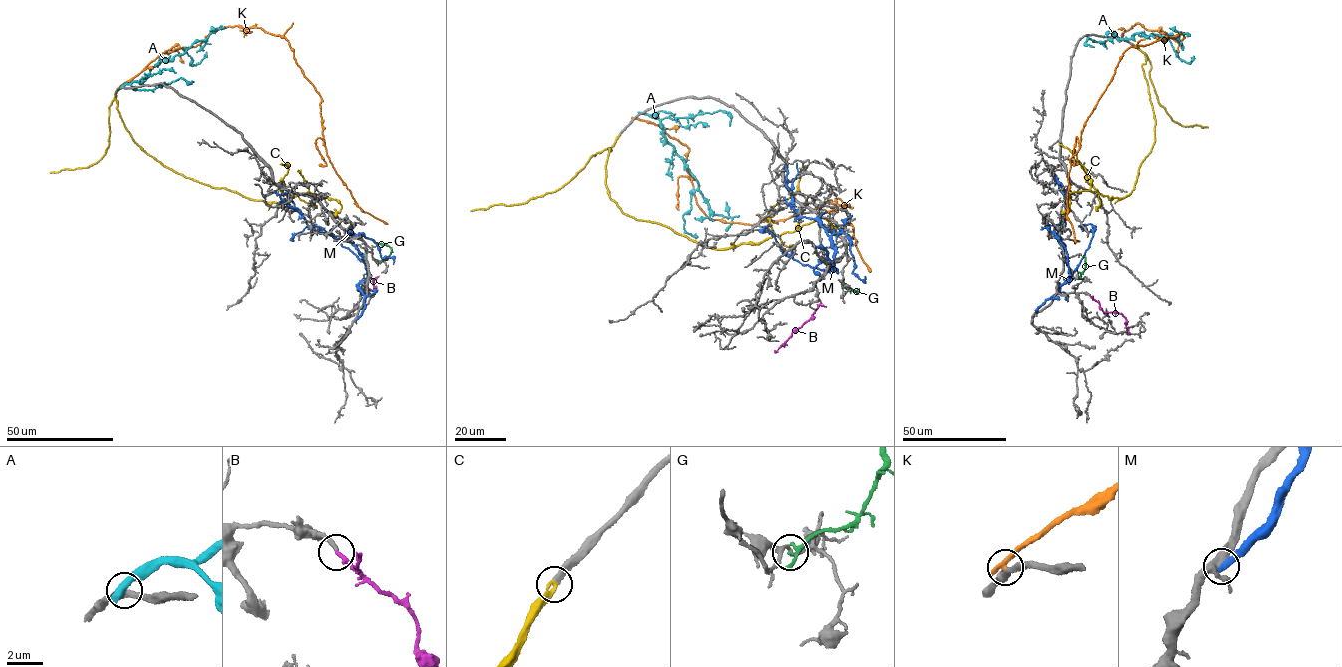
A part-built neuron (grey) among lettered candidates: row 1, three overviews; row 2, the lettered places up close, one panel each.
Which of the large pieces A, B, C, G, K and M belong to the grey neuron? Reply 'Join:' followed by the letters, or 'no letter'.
Join: B, C

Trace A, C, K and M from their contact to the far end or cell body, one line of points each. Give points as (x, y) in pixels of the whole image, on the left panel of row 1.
A: (121, 87), (140, 82), (159, 62), (170, 60), (185, 49), (192, 59), (190, 65), (198, 64), (206, 52)
C: (116, 92), (132, 139), (167, 167), (268, 203), (308, 192), (336, 200), (341, 209), (334, 209)
K: (119, 88), (164, 51), (218, 29), (285, 37), (321, 99), (332, 165), (358, 207), (387, 224)
M: (355, 320), (365, 304), (358, 286), (368, 273), (363, 256), (351, 242), (314, 231), (287, 193), (282, 194)

